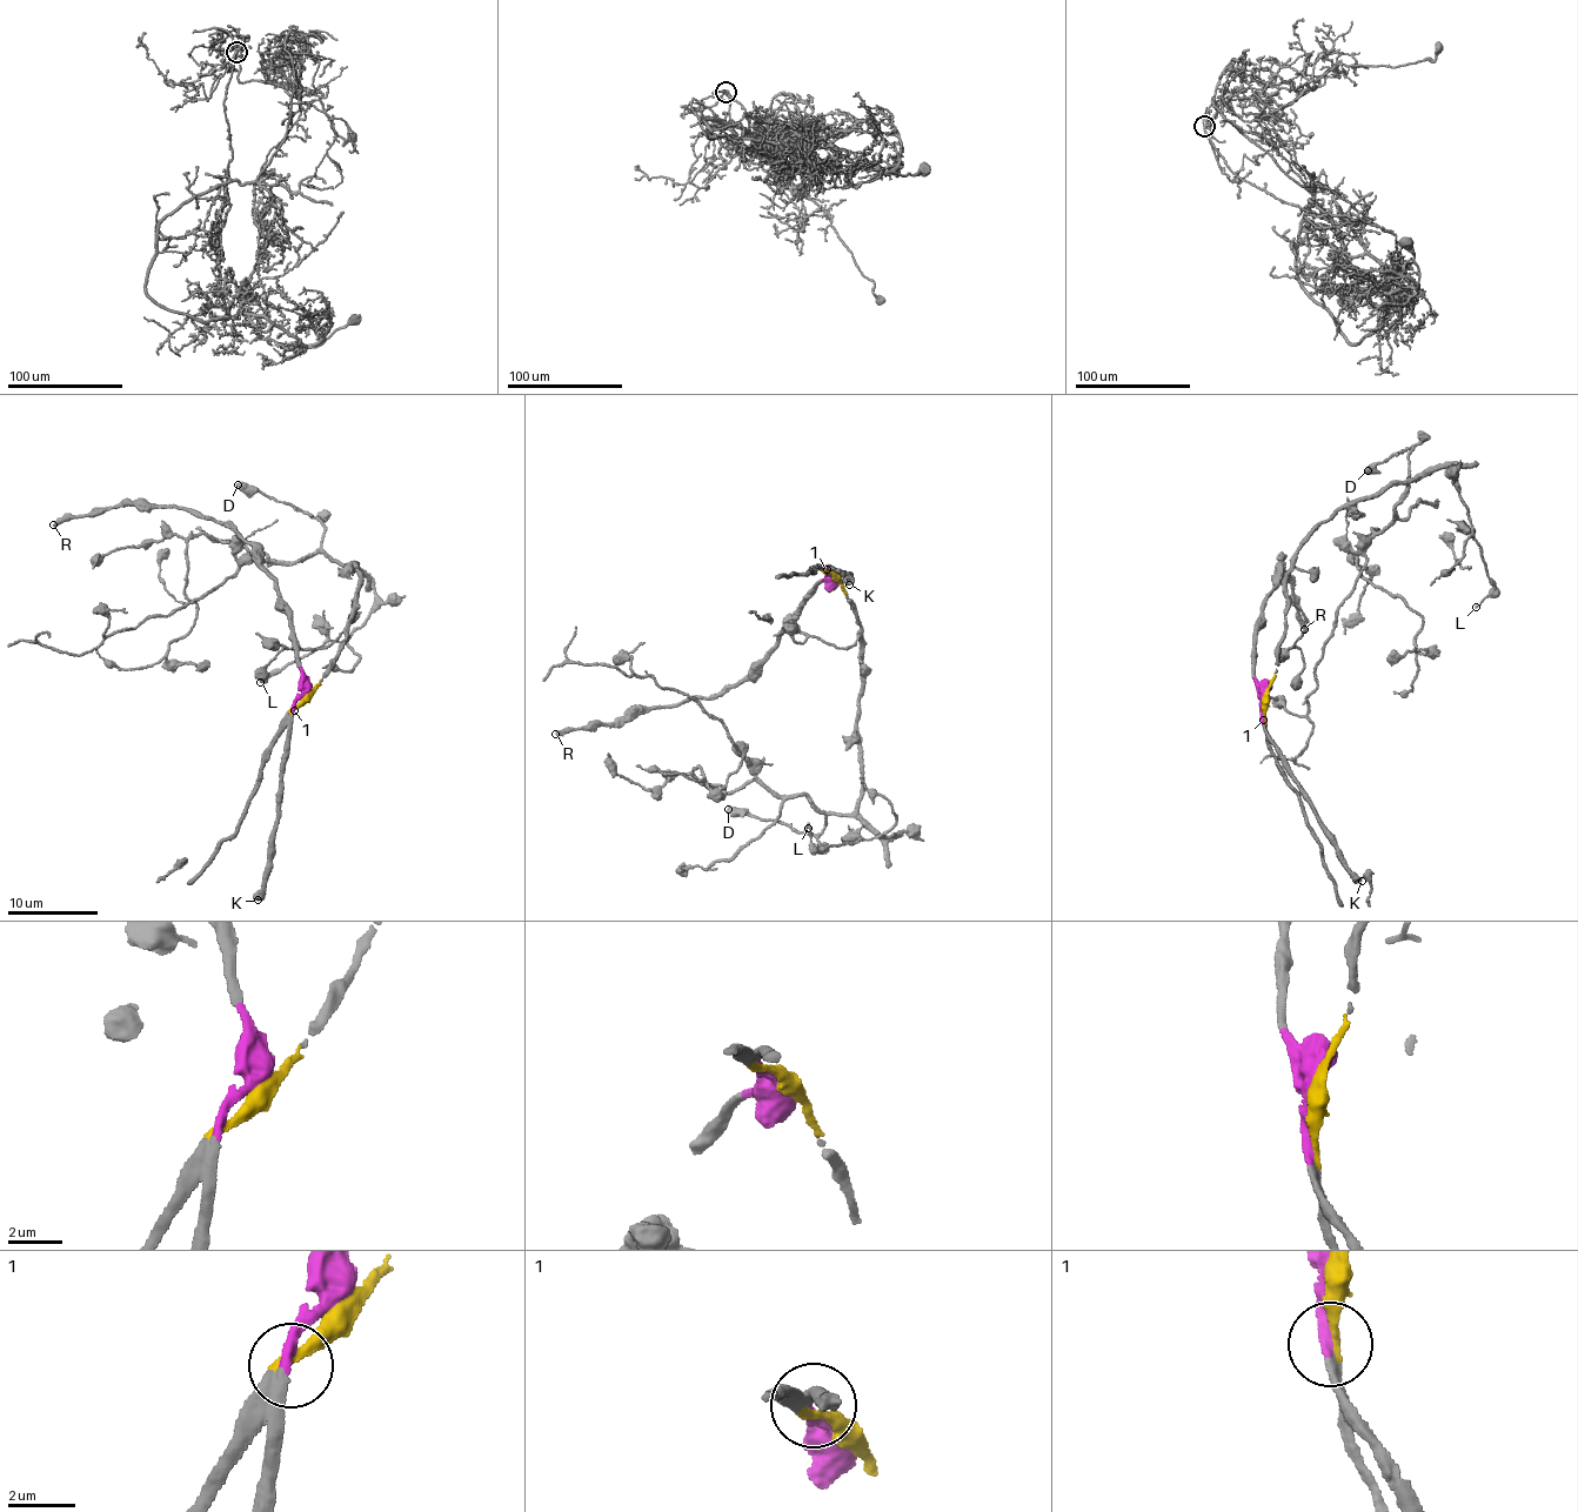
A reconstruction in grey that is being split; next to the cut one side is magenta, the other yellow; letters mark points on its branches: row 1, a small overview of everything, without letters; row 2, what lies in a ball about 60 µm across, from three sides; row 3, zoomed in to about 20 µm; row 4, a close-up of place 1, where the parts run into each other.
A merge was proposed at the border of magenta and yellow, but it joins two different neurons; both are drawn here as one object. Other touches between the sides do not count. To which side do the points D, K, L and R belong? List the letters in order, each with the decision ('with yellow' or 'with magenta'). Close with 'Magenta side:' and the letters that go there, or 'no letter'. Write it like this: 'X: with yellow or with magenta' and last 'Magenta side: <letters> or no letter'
D: with yellow
K: with magenta
L: with yellow
R: with magenta
Magenta side: K, R

